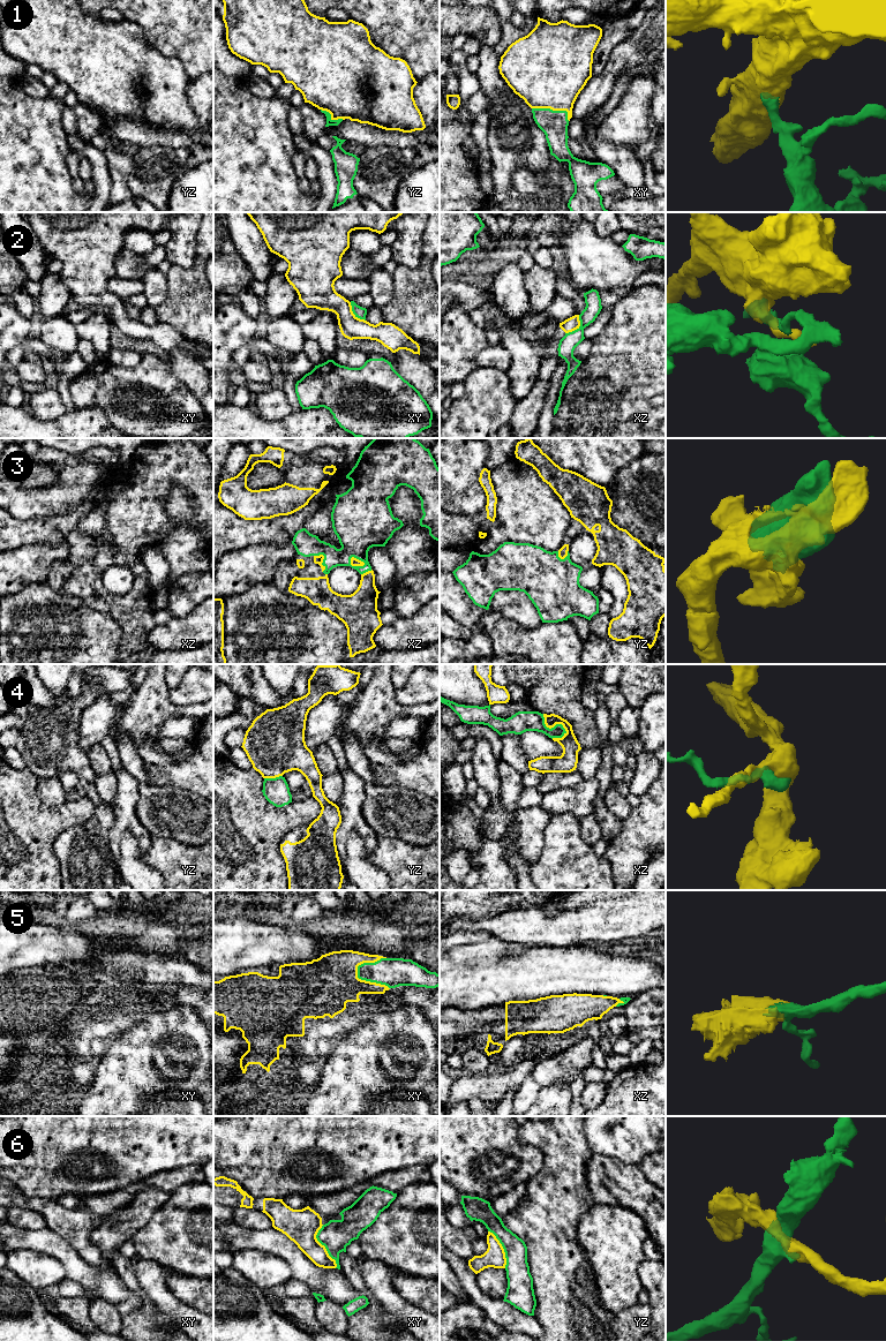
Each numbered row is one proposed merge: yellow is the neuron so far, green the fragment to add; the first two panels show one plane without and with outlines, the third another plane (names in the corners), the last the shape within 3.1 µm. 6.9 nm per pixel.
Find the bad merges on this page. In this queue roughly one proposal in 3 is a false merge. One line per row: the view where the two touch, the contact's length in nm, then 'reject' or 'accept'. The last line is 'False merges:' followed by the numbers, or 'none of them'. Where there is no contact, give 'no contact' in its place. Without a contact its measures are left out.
1: xy | 280 nm | accept
2: xz | 170 nm | reject
3: xz | 120 nm | accept
4: xz | 220 nm | reject
5: xy | 280 nm | accept
6: xy | 320 nm | reject
False merges: 2, 4, 6

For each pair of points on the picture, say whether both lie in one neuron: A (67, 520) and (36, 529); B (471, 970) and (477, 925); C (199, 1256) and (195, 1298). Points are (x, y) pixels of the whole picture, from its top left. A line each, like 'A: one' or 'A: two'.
A: one
B: two
C: two

